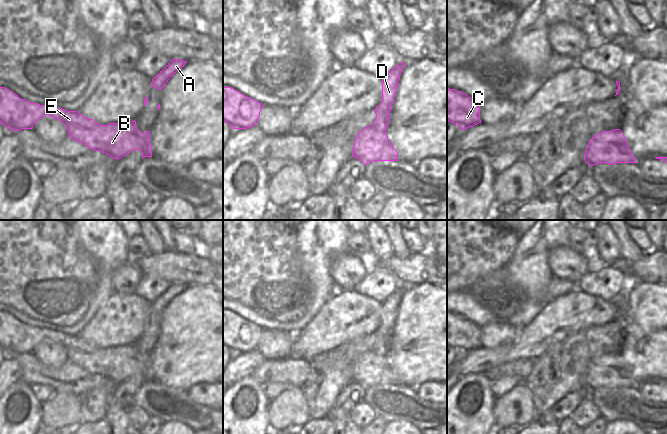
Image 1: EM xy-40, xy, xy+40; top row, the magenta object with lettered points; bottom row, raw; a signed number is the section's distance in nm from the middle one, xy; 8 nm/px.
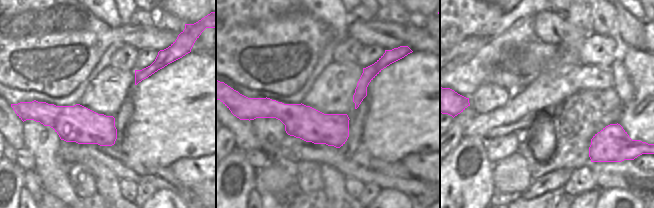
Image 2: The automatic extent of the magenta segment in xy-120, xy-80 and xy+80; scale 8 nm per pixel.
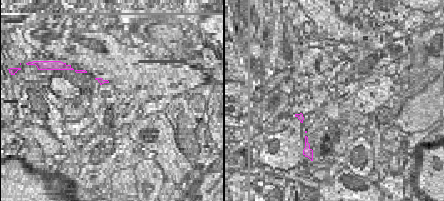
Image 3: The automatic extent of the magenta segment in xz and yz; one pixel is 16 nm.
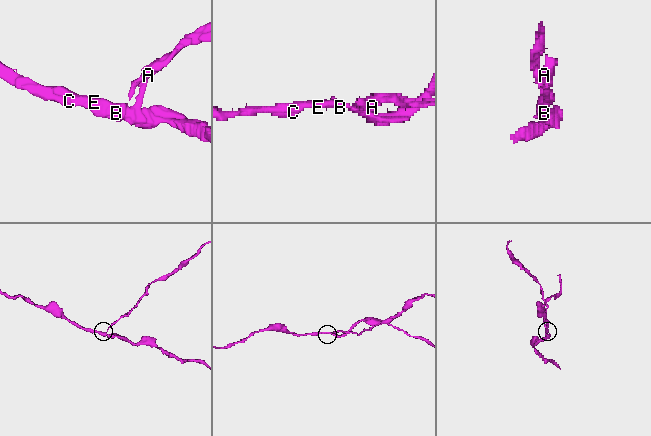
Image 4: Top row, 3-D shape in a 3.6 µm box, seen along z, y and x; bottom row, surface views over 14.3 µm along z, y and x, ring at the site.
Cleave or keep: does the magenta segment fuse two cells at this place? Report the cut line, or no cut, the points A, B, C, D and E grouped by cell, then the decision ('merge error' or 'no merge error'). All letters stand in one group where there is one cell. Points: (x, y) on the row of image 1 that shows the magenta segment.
xy (370, 126), (385, 129) | A D / B C E | merge error

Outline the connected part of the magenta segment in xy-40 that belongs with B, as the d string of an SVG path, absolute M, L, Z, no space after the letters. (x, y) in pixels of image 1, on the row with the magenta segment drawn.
M0 87L0 123L6 128L14 132L32 129L45 115L61 121L66 126L69 138L113 159L121 159L137 149L142 152L142 158L152 157L150 131L141 133L135 120L101 125L78 111L31 103Z

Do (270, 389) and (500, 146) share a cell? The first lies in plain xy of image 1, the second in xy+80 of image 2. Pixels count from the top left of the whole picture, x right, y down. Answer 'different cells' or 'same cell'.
same cell

